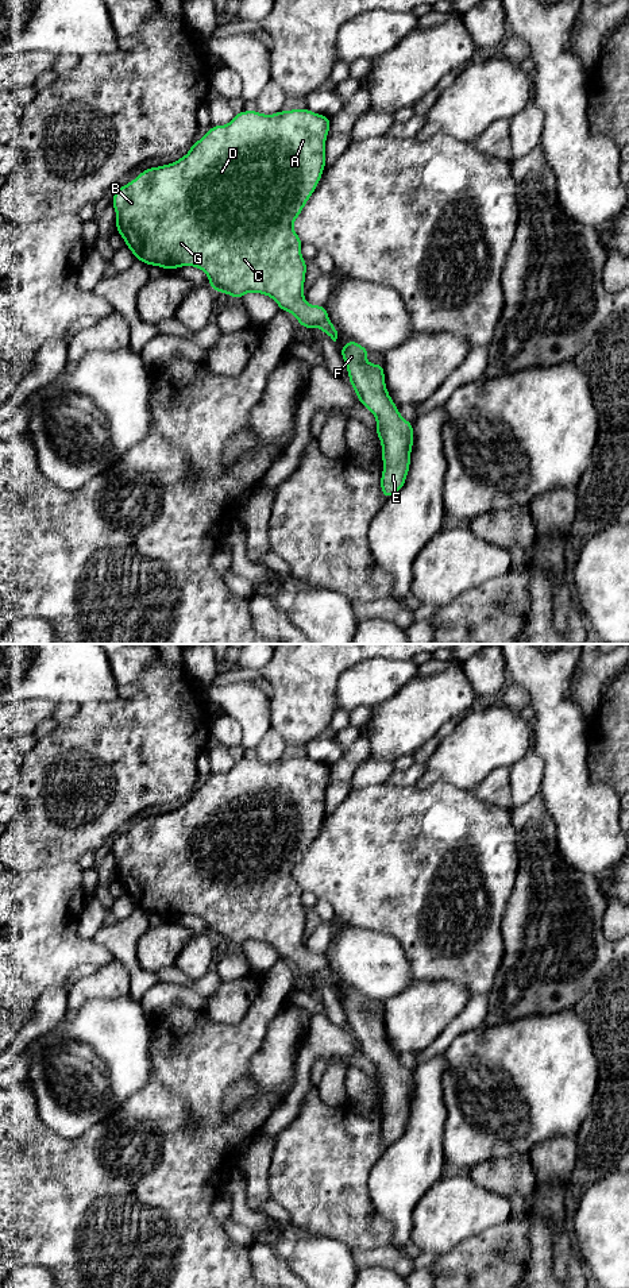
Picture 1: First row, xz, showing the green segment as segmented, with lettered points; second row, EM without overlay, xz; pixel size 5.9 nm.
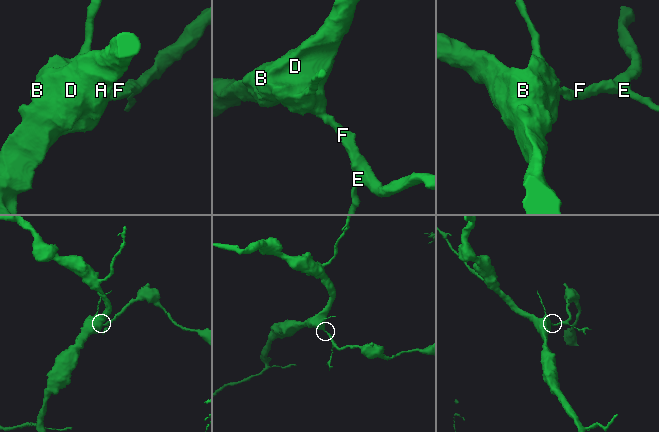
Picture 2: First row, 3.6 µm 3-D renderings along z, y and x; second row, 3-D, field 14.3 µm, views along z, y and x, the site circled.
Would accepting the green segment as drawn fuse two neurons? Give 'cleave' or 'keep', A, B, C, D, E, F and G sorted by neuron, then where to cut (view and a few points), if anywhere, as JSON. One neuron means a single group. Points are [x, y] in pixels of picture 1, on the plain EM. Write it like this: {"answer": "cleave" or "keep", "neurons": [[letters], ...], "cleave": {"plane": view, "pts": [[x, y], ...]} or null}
{"answer": "keep", "neurons": [["A", "B", "C", "D", "E", "F", "G"]], "cleave": null}

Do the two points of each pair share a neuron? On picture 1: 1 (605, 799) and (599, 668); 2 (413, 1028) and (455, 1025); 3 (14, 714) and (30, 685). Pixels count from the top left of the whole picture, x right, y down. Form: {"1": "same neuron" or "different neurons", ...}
{"1": "different neurons", "2": "different neurons", "3": "different neurons"}

